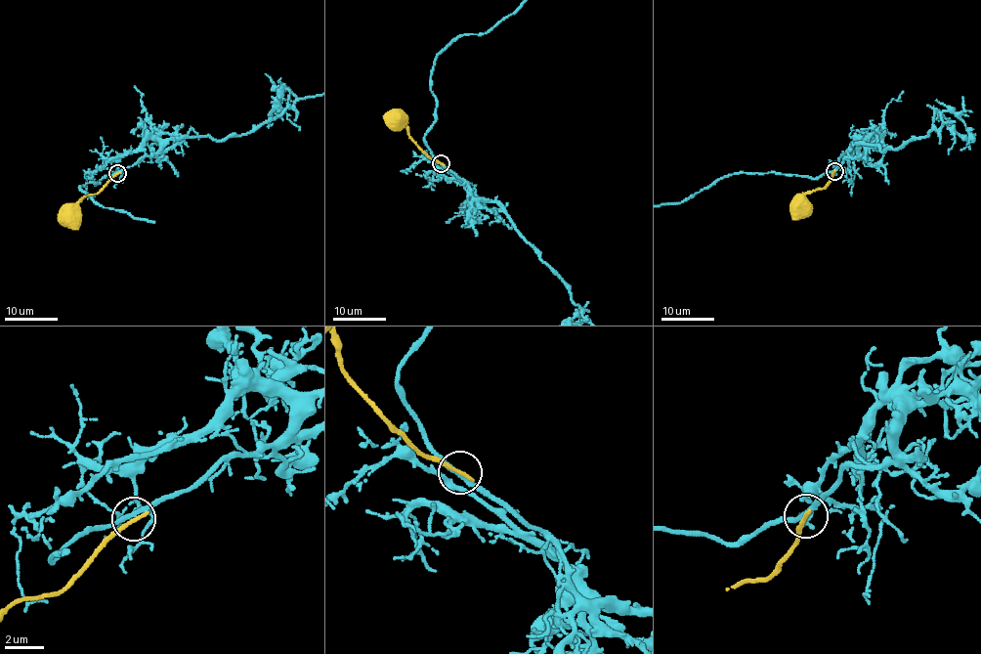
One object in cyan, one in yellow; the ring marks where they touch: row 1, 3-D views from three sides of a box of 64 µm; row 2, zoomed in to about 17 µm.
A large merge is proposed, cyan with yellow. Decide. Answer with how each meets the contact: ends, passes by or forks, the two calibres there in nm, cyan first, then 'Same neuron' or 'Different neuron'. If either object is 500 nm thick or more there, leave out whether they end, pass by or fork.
At the ring cyan passes by. At the ring yellow ends. Thickness 240 nm (cyan) against 240 nm. Different neuron

